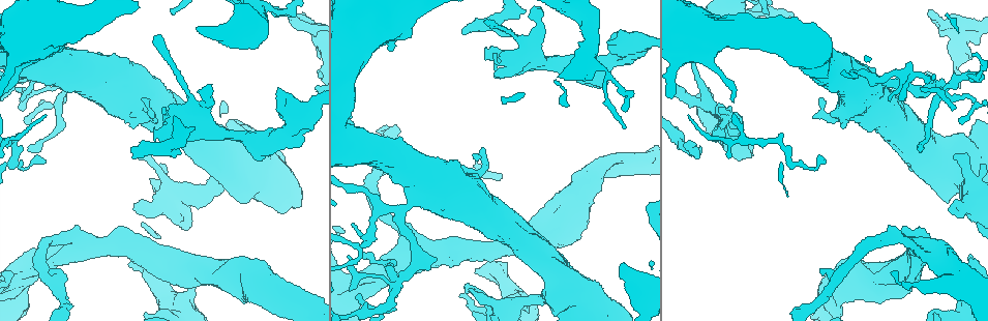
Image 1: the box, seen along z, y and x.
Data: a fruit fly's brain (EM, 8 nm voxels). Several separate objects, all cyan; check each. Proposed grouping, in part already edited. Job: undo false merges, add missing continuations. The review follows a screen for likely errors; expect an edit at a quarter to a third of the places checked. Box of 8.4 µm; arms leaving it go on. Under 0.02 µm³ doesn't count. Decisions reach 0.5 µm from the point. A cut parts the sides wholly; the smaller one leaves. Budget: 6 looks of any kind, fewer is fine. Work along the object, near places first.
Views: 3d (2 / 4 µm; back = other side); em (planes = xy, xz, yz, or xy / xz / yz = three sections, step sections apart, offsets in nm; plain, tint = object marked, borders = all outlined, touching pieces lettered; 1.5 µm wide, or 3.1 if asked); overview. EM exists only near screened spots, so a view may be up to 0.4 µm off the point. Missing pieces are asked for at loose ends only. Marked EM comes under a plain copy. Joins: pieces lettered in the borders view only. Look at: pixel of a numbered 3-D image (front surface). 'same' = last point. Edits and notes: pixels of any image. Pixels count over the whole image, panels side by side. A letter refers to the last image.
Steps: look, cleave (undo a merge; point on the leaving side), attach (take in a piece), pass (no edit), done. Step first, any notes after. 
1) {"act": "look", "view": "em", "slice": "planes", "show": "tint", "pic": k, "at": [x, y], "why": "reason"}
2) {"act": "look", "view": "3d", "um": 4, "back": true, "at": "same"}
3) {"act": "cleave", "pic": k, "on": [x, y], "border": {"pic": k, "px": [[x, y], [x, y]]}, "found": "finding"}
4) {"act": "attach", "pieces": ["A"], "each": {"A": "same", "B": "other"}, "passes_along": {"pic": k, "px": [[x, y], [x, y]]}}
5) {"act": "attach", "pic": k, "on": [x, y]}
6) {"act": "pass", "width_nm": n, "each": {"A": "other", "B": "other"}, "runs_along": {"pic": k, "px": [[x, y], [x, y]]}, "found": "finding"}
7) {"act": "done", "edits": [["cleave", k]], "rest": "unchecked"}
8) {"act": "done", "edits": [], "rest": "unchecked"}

{"act": "look", "view": "em", "slice": "xy", "step": 4, "show": "tint", "pic": 1, "at": [949, 86], "why": "branch point"}

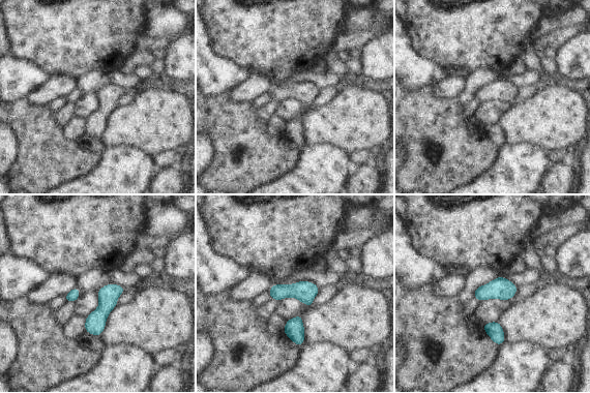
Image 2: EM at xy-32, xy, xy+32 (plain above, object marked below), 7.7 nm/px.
{"act": "look", "view": "em", "slice": "planes", "show": "tint", "at": "same"}

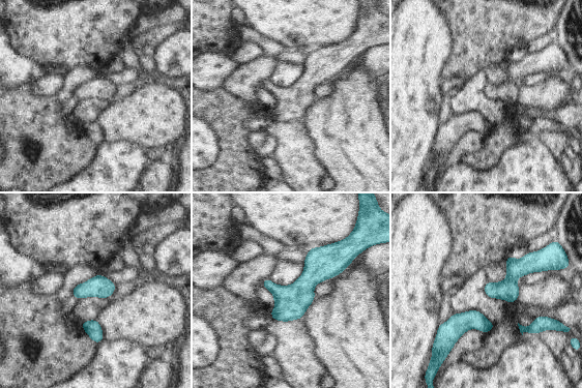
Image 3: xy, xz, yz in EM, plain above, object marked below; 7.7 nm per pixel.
{"act": "look", "view": "em", "slice": "planes", "show": "borders", "at": "same"}

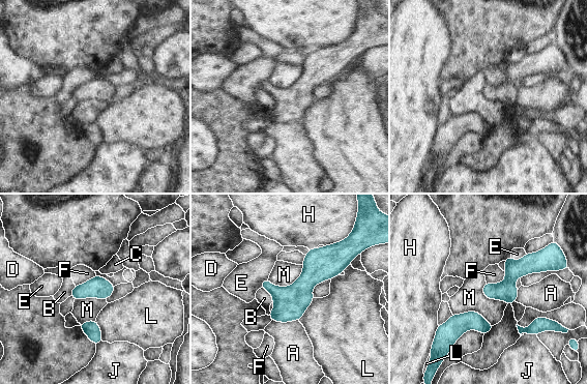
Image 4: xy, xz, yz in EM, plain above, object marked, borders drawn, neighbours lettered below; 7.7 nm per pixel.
{"act": "pass", "width_nm": 160, "each": {"A": "other", "B": "other", "C": "other", "D": "other", "E": "other", "F": "other", "H": "other", "J": "other", "L": "other", "M": "other"}, "runs_along": {"pic": 4, "px": [[343, 261], [327, 263], [272, 317]]}, "found": "all the same cell"}

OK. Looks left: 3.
{"act": "look", "view": "3d", "um": 4, "pic": 1, "at": [127, 264], "why": "free end"}

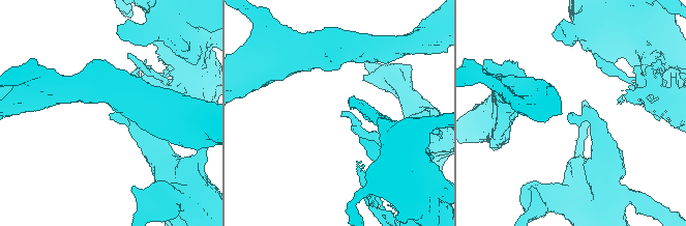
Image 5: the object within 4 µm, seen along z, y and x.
{"act": "look", "view": "em", "slice": "planes", "show": "borders", "pic": 5, "at": [568, 113], "why": "need the tissue"}

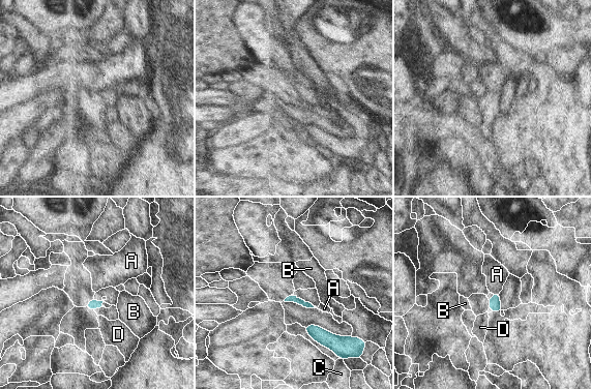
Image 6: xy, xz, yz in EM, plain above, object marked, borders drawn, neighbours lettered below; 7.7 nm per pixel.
{"act": "pass", "each": {"A": "other", "B": "other", "C": "other", "D": "other"}, "border": {"pic": 6, "px": [[499, 292], [493, 294]]}, "found": "none of them fits"}

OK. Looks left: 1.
{"act": "done", "edits": [], "rest": "unchecked"}

